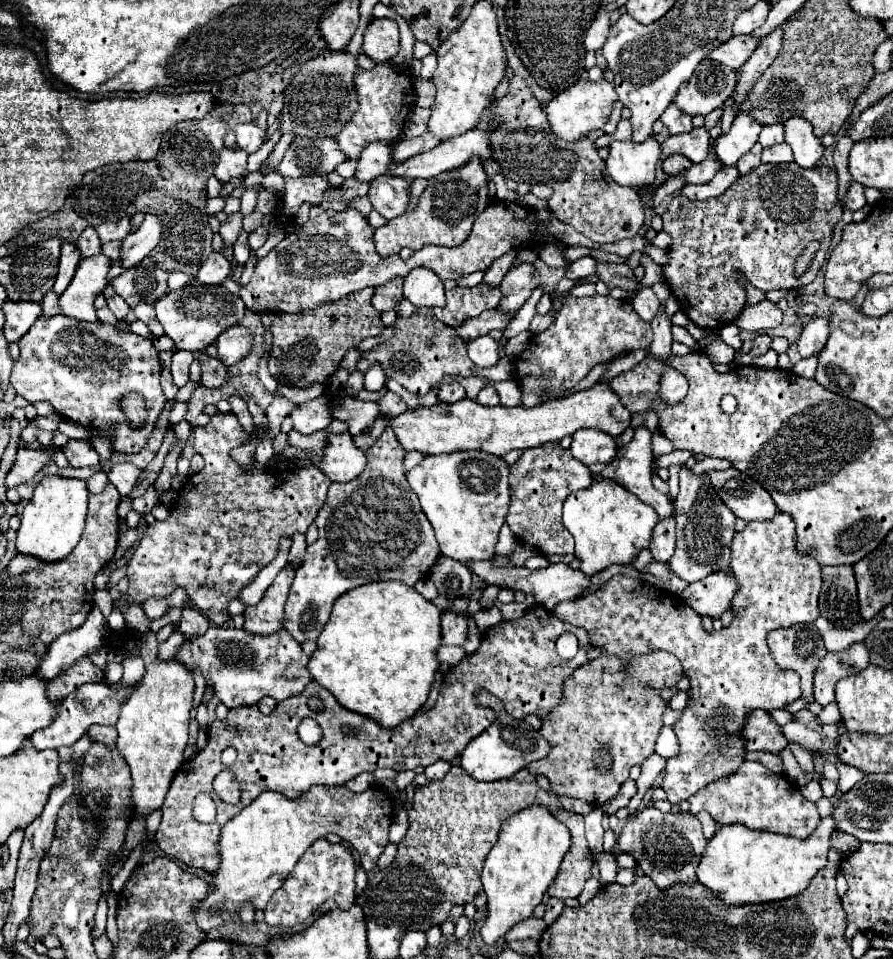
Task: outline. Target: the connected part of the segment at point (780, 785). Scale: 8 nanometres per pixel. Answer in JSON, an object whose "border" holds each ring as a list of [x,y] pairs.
{"border":[[[744,761],[740,771],[736,771],[734,775],[718,779],[692,795],[690,813],[696,815],[700,811],[710,813],[710,817],[720,825],[738,823],[750,829],[792,835],[798,839],[808,839],[820,821],[816,805],[800,795],[794,781],[790,781],[786,775],[772,773],[764,765],[754,761]]]}

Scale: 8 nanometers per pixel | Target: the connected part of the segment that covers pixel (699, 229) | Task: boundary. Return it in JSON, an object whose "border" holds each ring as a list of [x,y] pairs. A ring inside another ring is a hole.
{"border":[[[782,163],[758,165],[754,171],[732,183],[728,191],[706,201],[690,201],[684,199],[684,195],[674,195],[666,213],[662,215],[664,231],[674,239],[672,247],[668,249],[670,263],[664,267],[664,277],[672,295],[680,303],[680,311],[686,313],[698,327],[718,331],[724,325],[734,323],[746,305],[746,289],[738,283],[738,273],[742,273],[754,287],[762,291],[798,289],[812,283],[828,257],[834,227],[842,219],[842,205],[836,193],[838,175],[834,169],[826,165],[802,169],[796,163]],[[810,241],[820,241],[820,251],[816,253],[810,269],[802,277],[794,277],[792,265]]]}

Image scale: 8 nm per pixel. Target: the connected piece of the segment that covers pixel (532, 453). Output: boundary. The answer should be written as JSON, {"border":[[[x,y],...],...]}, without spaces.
{"border":[[[544,443],[524,451],[524,455],[510,467],[510,491],[512,503],[506,517],[512,533],[520,543],[536,547],[542,555],[564,555],[574,551],[572,535],[562,527],[562,503],[574,491],[588,489],[592,485],[592,473],[580,461],[576,461],[570,449],[562,449],[560,443]]]}

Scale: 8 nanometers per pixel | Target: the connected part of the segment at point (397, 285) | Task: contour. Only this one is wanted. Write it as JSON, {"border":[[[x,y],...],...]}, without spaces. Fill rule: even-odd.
{"border":[[[394,279],[394,283],[388,283],[384,287],[376,287],[376,293],[372,297],[372,305],[376,311],[398,311],[398,305],[402,301],[402,279]]]}

